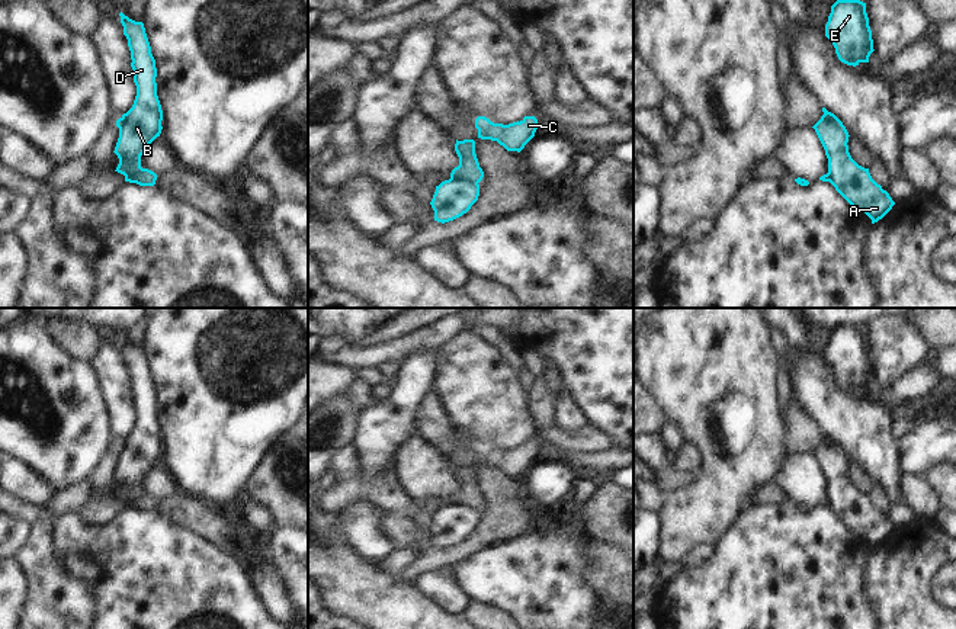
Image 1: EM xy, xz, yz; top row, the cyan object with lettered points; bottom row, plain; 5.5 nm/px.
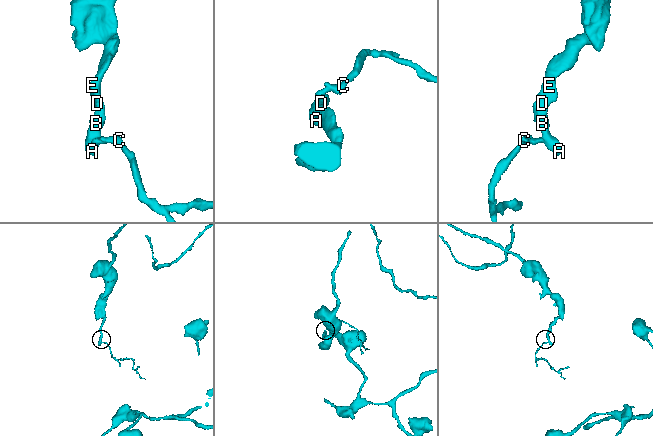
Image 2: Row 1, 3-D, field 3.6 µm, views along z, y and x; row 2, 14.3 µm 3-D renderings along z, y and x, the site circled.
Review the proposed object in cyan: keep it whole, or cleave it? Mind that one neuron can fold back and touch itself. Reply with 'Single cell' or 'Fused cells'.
Fused cells

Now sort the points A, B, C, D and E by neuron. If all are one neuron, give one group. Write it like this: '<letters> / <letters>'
A B D E / C

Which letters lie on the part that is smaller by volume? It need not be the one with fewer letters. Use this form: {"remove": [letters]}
{"remove": ["C"]}

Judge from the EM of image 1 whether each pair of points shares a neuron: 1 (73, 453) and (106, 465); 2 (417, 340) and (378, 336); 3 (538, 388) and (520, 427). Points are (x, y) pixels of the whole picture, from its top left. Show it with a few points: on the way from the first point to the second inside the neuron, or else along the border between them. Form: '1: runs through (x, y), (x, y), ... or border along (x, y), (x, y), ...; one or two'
1: border along (115, 449), (103, 456), (86, 480); two
2: border along (429, 324), (388, 342), (363, 346); two
3: border along (528, 410), (535, 423); two

